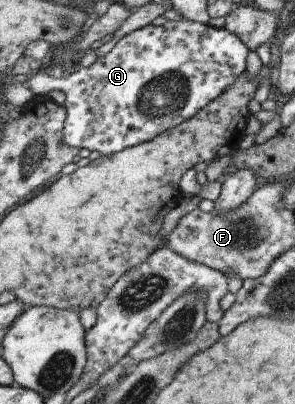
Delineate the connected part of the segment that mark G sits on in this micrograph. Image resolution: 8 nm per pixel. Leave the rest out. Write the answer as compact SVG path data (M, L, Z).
M188 19L181 21L166 21L163 25L155 26L154 24L144 25L143 27L128 33L122 37L114 46L114 48L95 61L89 68L81 68L68 76L61 78L54 78L48 73L48 69L42 70L31 76L28 80L27 87L33 92L33 94L48 94L50 90L61 90L65 94L65 106L67 107L67 118L64 127L64 142L71 147L87 148L90 151L96 150L102 156L111 157L113 154L119 153L128 147L133 147L143 142L150 142L153 138L156 138L159 134L166 132L167 130L174 129L178 125L182 125L184 121L198 114L205 106L211 104L218 97L222 97L223 93L226 93L232 85L236 84L246 72L246 66L248 66L248 54L250 49L247 43L245 43L237 34L230 32L225 27L215 28L208 23L199 23Z

